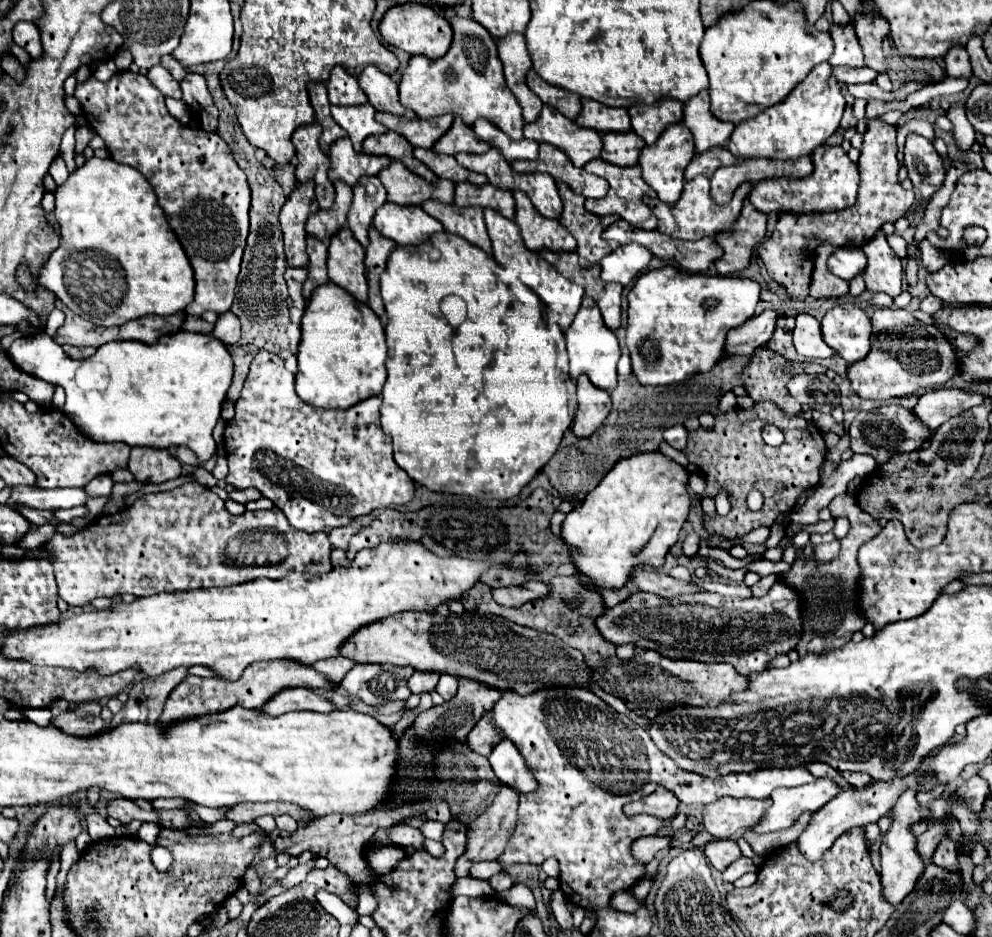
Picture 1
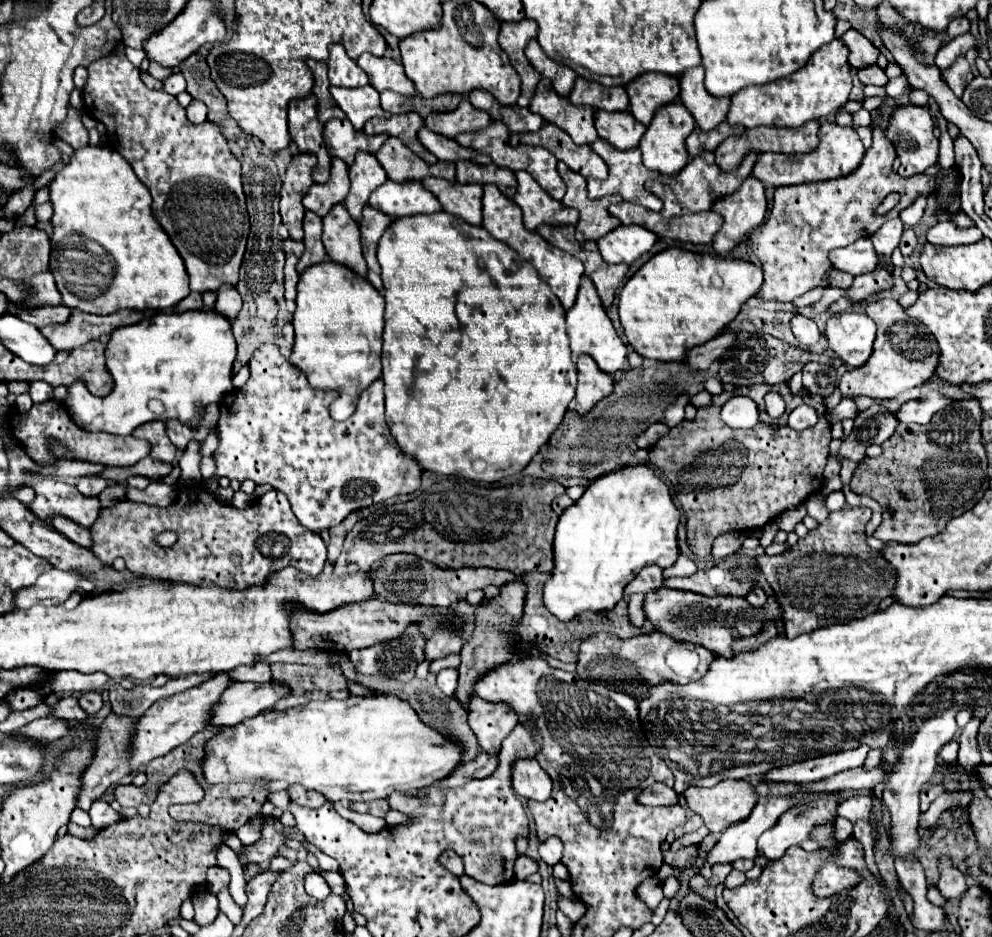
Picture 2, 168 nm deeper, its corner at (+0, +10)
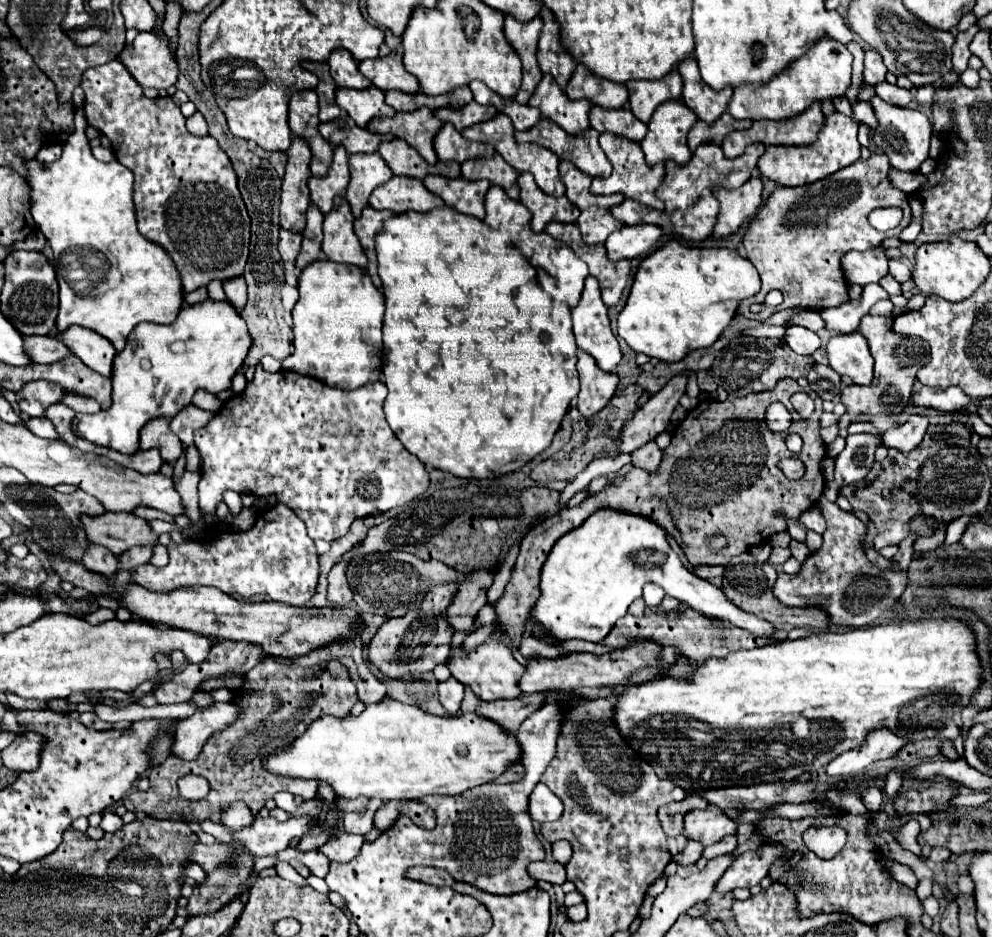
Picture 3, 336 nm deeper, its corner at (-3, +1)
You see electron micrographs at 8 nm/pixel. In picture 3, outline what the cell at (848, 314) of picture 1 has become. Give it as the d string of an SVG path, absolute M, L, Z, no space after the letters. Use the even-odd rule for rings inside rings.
M861 331L833 335L827 343L829 365L857 385L869 385L873 379L873 357Z

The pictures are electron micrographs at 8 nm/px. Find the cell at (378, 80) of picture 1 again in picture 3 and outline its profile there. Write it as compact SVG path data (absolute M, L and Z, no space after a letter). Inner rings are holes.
M389 55L389 57L377 57L367 59L359 63L359 71L381 91L401 91L401 93L417 93L419 83L411 73L403 69L401 55Z

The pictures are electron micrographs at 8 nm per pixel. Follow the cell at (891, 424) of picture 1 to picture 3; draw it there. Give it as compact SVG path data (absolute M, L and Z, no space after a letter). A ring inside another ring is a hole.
M859 433L849 435L845 449L835 459L835 485L843 487L855 481L861 481L875 461L877 447L883 445L881 435Z

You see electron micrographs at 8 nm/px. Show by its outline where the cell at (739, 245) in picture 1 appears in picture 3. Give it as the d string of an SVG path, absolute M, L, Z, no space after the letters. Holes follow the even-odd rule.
M751 177L743 189L735 189L731 193L715 189L713 195L721 205L719 221L713 231L715 239L733 235L749 217L755 217L763 205L763 185L759 177Z

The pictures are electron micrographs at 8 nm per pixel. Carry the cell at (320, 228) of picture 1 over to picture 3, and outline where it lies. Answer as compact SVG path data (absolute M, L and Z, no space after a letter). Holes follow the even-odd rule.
M335 149L333 165L327 177L311 177L309 179L309 191L311 191L311 203L319 207L321 213L329 213L333 209L333 199L339 195L345 195L349 185L349 155L345 149Z

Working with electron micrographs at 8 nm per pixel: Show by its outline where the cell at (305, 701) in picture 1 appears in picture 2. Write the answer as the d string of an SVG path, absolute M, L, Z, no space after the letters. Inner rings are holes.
M234 682L228 692L216 702L210 710L208 724L212 726L236 726L240 720L258 716L262 710L272 708L276 700L288 696L290 690L282 684L252 684L252 682Z

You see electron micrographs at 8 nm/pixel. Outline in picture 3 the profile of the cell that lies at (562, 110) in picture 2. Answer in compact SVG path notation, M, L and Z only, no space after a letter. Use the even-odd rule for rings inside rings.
M543 75L541 85L529 99L531 107L537 107L543 117L557 123L569 135L581 135L589 129L589 101L571 101L565 91L555 85L553 77Z

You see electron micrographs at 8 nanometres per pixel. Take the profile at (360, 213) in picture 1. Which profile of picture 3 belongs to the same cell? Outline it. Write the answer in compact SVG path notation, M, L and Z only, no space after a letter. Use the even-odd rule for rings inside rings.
M359 153L359 157L349 157L349 171L351 181L345 199L349 201L355 219L359 219L361 211L367 207L371 193L379 185L387 183L393 177L393 173L385 165L383 157L379 157L379 153L371 153L371 157L367 157L365 153Z

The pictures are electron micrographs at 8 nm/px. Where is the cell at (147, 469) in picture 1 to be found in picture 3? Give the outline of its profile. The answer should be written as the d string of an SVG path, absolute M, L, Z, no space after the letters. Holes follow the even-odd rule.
M159 417L155 421L149 421L141 429L141 441L139 443L153 443L153 445L141 445L141 449L159 449L165 463L175 463L183 453L183 443L169 431L169 421Z

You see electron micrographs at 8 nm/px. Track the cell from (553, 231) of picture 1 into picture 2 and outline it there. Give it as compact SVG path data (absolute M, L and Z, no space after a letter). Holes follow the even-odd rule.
M516 172L518 178L518 190L514 194L514 202L524 212L524 226L528 230L536 230L540 224L576 224L578 212L576 208L568 208L558 200L552 200L548 192L528 176L528 172Z

